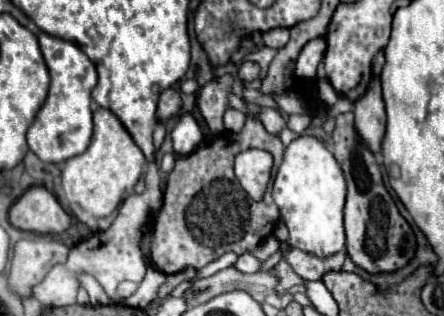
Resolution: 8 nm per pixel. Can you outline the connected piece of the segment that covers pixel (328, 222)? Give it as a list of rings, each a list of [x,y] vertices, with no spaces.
[[[300,135],[286,147],[284,161],[272,185],[272,197],[280,209],[282,221],[288,227],[288,243],[292,247],[302,249],[320,259],[336,255],[344,249],[346,235],[342,209],[346,199],[346,181],[338,161],[324,147],[322,141],[318,141],[316,137]]]

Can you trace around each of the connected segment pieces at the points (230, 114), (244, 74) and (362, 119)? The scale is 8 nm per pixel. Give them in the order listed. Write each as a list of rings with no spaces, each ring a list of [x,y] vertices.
[[[234,109],[234,111],[226,111],[224,117],[226,117],[226,123],[228,123],[226,127],[232,129],[232,131],[238,131],[238,129],[244,125],[244,117],[246,117],[246,115],[244,115],[242,111],[236,111],[236,109]]]
[[[244,61],[242,63],[242,67],[240,67],[240,71],[238,71],[238,77],[242,79],[242,81],[254,81],[256,77],[258,77],[258,71],[260,71],[260,67],[256,65],[256,63],[252,63],[252,61]]]
[[[372,77],[366,93],[354,103],[356,129],[366,143],[366,147],[374,153],[380,151],[380,143],[386,127],[386,109],[382,101],[382,81]]]

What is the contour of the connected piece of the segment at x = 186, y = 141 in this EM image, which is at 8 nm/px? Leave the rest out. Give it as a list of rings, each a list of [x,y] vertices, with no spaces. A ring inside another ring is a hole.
[[[184,113],[172,129],[174,153],[176,155],[190,155],[198,147],[200,141],[202,141],[202,133],[200,133],[200,127],[198,127],[194,115]]]

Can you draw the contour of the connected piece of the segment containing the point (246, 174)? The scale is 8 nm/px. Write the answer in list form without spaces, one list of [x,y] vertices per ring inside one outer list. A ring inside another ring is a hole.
[[[249,149],[239,153],[234,159],[234,173],[240,185],[256,201],[262,199],[268,187],[270,169],[272,169],[272,155],[264,150]]]

